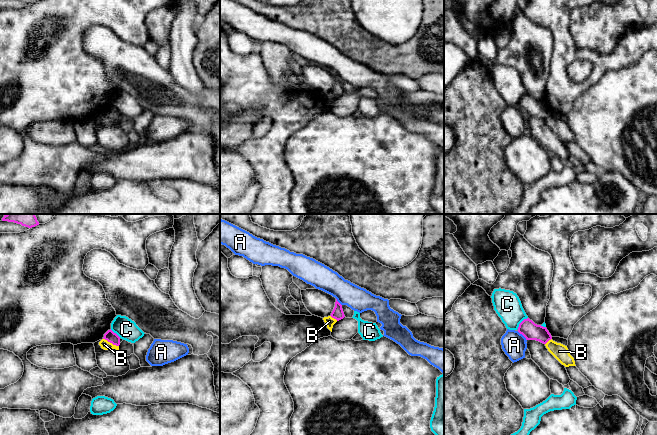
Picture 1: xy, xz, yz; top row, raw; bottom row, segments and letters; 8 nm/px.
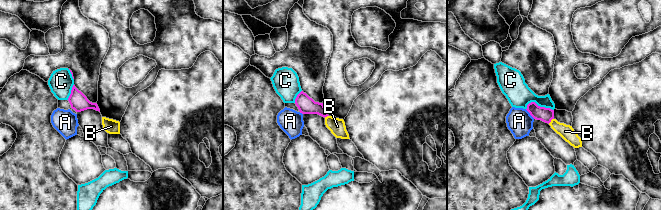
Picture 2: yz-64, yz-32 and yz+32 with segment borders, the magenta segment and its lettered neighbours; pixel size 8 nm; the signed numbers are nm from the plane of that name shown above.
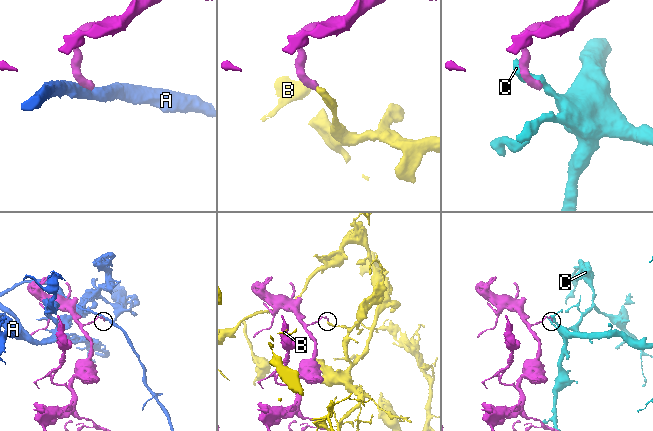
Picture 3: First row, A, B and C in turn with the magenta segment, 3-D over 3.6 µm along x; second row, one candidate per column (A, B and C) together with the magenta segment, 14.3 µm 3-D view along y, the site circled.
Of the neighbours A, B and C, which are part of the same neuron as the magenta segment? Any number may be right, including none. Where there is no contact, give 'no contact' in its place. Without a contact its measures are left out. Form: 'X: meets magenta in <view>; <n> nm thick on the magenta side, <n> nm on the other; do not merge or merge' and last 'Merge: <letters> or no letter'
A: meets magenta in yz; 140 nm thick on the magenta side, 200 nm on the other; do not merge
B: meets magenta in xy; 90 nm thick on the magenta side, 70 nm on the other; merge
C: meets magenta in yz; 140 nm thick on the magenta side, 220 nm on the other; do not merge
Merge: B

